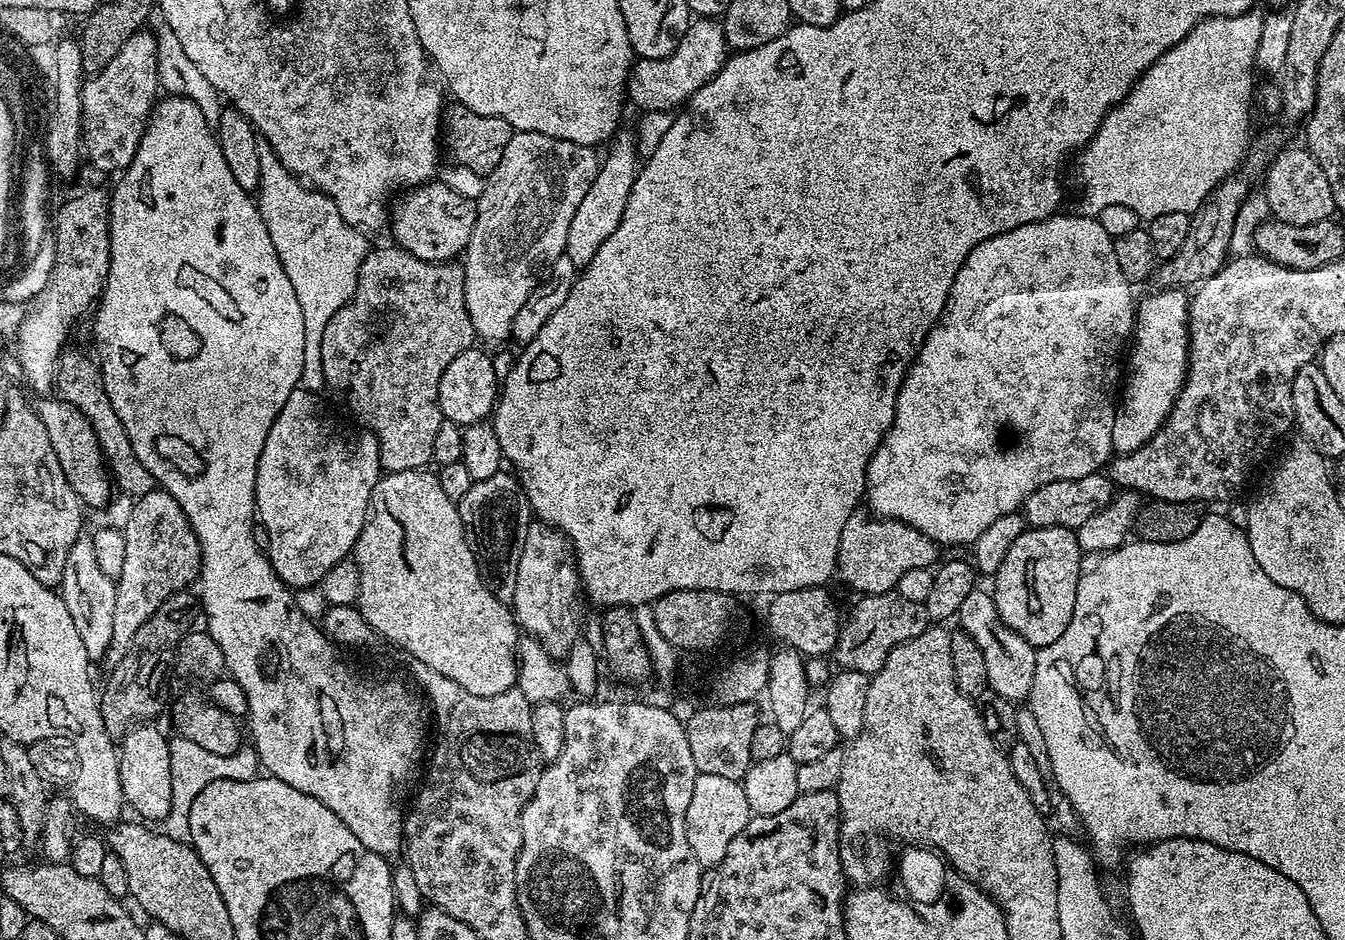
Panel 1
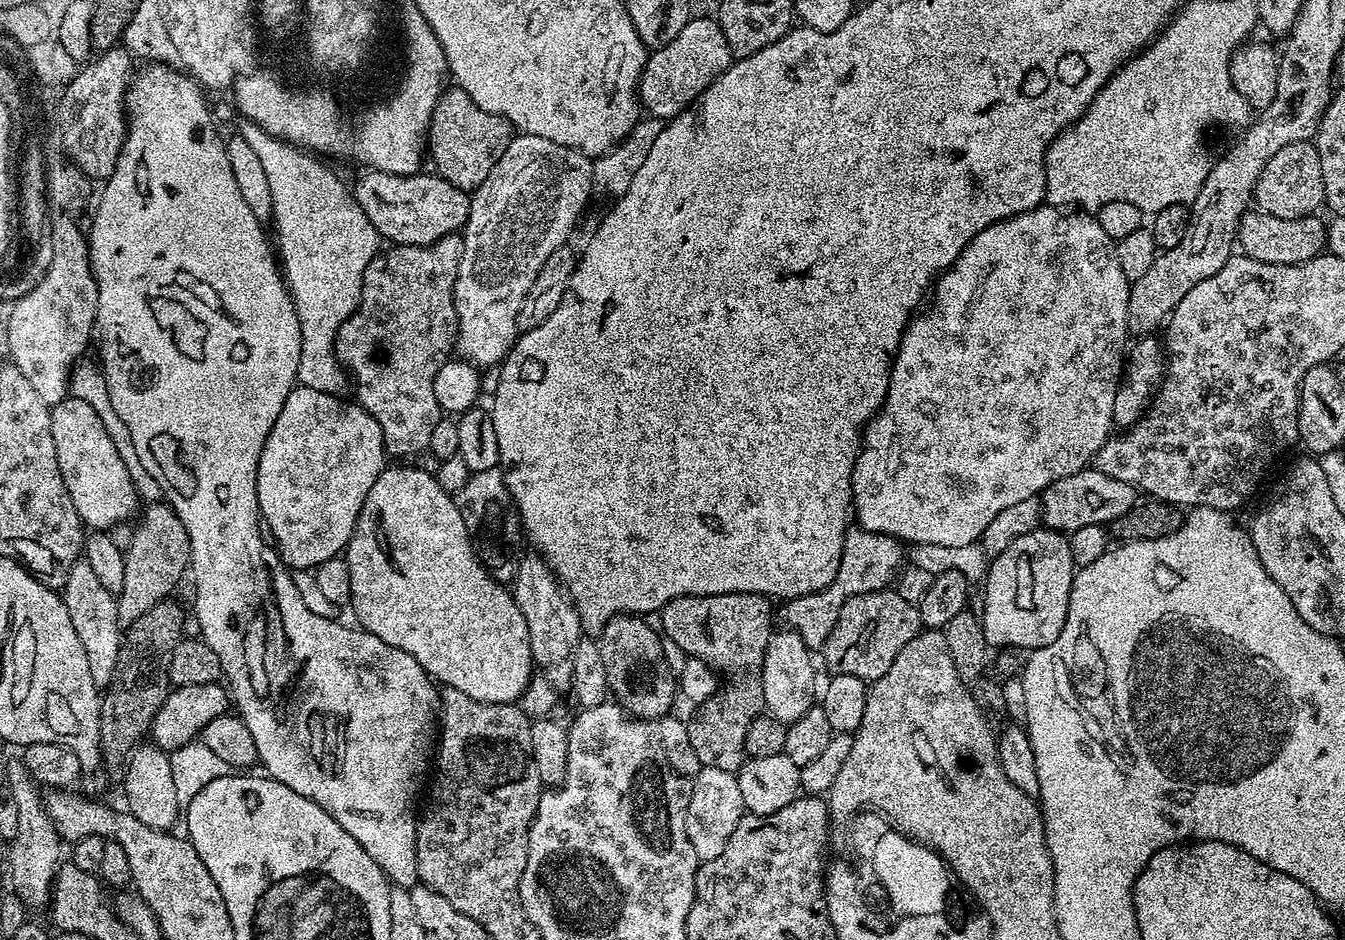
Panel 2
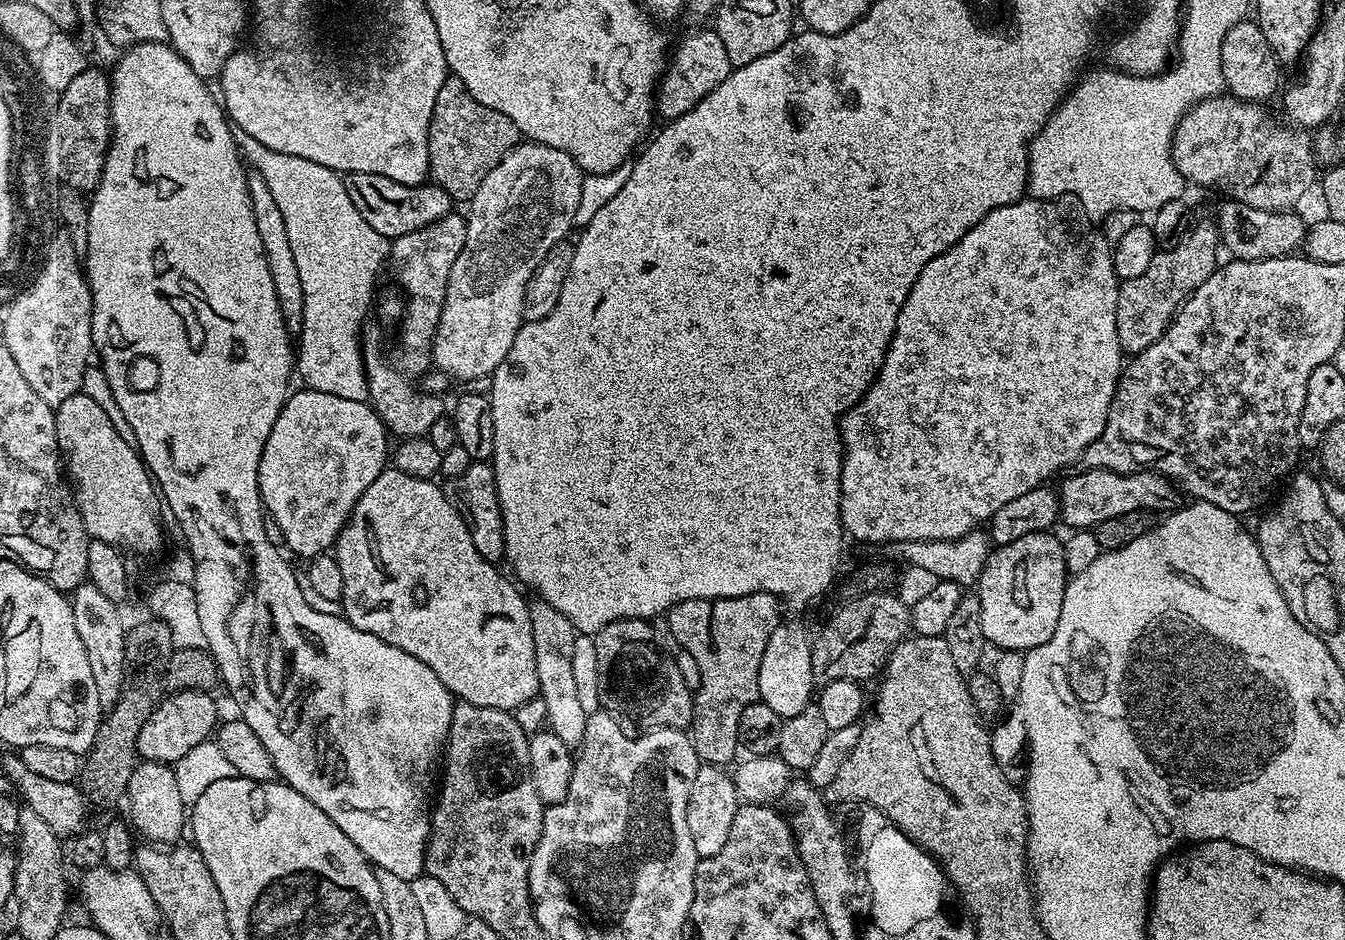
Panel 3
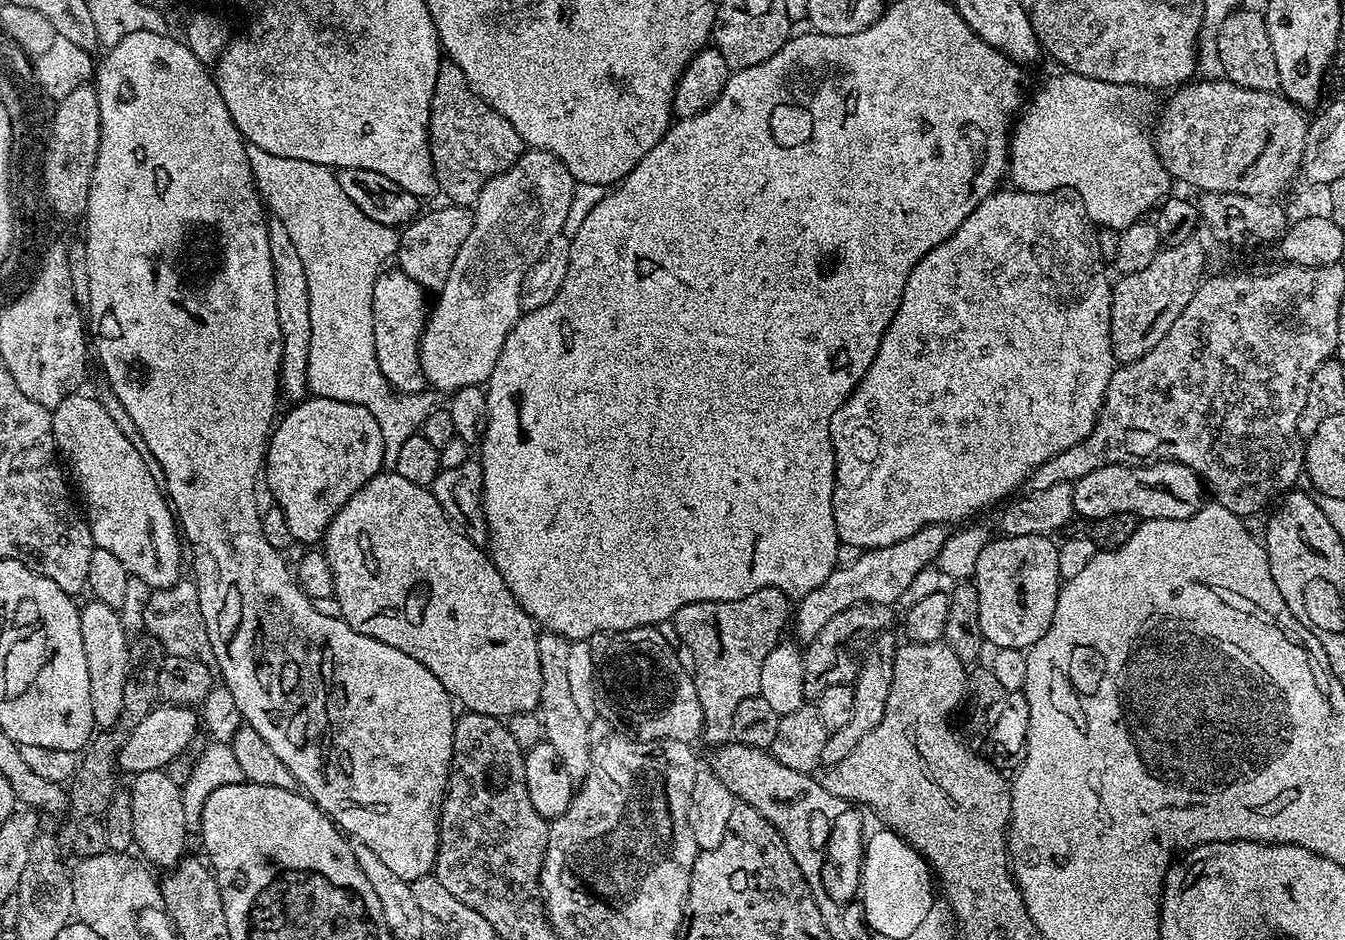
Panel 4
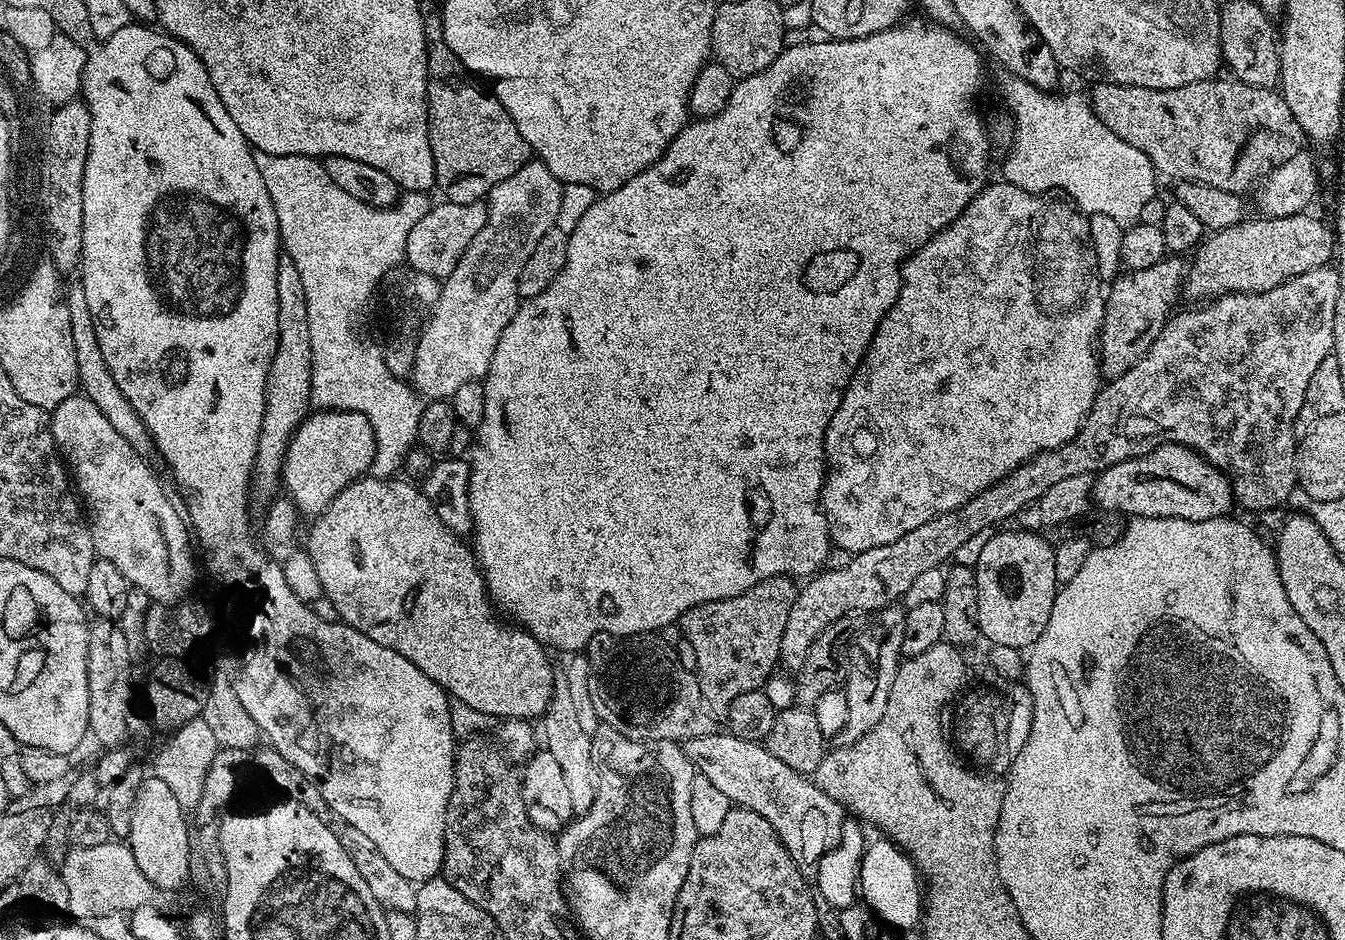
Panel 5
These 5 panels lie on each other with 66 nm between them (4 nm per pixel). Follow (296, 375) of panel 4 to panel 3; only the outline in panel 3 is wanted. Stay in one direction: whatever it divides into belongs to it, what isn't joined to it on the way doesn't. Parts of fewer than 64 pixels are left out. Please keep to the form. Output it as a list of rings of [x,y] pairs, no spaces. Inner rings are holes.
[[[255,170],[247,173],[246,186],[250,194],[250,206],[254,210],[254,222],[258,226],[258,234],[262,238],[262,250],[266,254],[266,266],[270,266],[270,278],[274,281],[274,294],[278,294],[278,302],[282,310],[284,324],[289,333],[299,333],[302,326],[302,306],[304,305],[304,291],[302,281],[298,275],[298,265],[294,262],[294,250],[290,250],[290,238],[286,238],[286,222],[278,211],[274,202],[274,194],[270,186],[266,186],[266,178]]]

